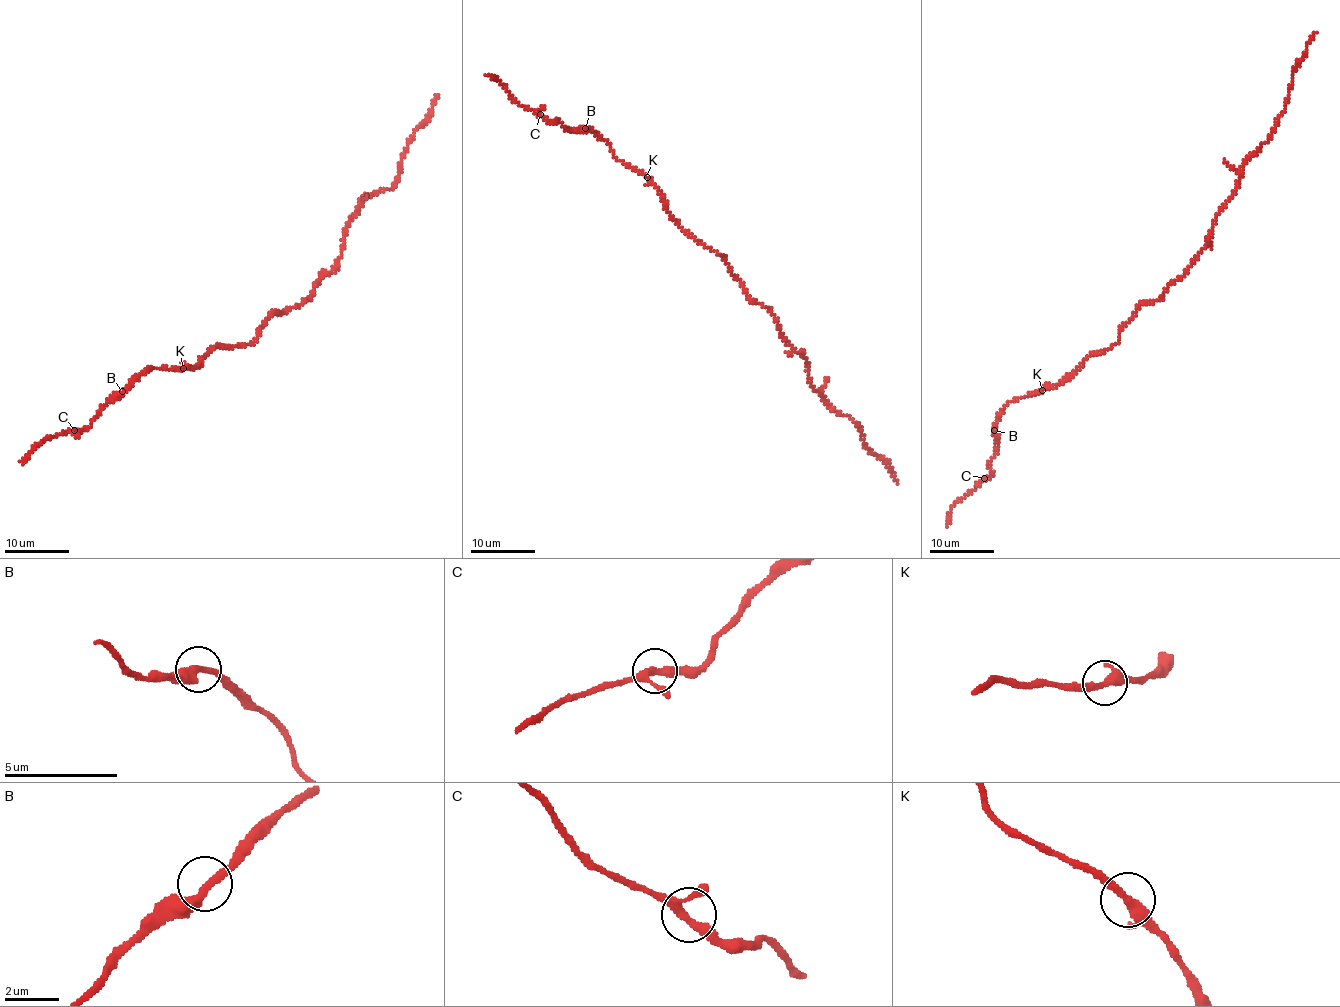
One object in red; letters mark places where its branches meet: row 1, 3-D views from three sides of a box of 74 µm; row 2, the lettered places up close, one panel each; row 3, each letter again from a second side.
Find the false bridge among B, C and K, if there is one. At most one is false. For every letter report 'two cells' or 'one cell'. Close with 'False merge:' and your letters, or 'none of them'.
B: one cell
C: one cell
K: one cell
False merge: none of them

